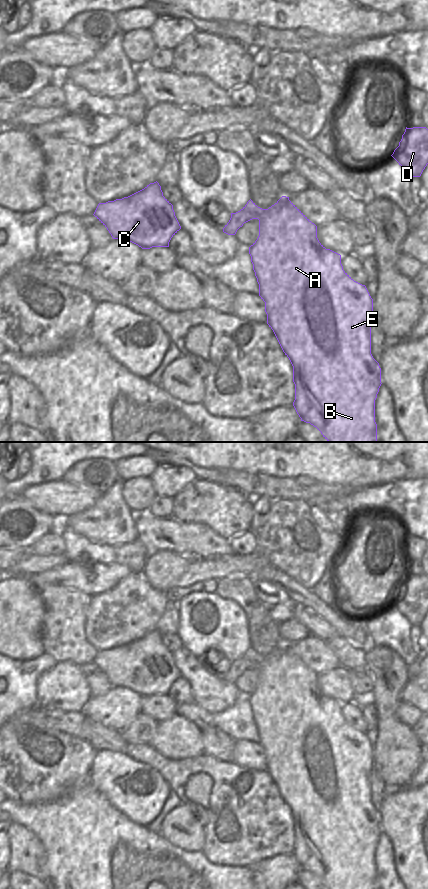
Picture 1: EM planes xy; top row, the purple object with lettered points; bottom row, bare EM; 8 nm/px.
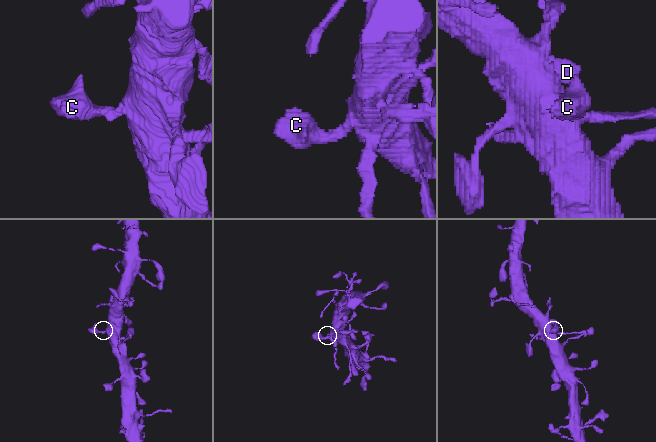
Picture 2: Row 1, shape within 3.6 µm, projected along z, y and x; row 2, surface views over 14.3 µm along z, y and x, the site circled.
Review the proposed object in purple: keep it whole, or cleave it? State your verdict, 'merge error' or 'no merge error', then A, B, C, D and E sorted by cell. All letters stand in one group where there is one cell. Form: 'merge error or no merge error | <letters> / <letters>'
no merge error | A B C D E

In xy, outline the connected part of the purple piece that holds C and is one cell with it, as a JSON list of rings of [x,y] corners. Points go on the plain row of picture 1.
[[[157,629],[128,645],[99,651],[93,663],[107,676],[113,687],[126,687],[142,697],[169,695],[171,686],[181,677],[173,653],[163,644],[161,634]]]

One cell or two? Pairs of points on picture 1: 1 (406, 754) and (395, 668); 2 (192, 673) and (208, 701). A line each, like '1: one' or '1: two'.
1: one
2: one

